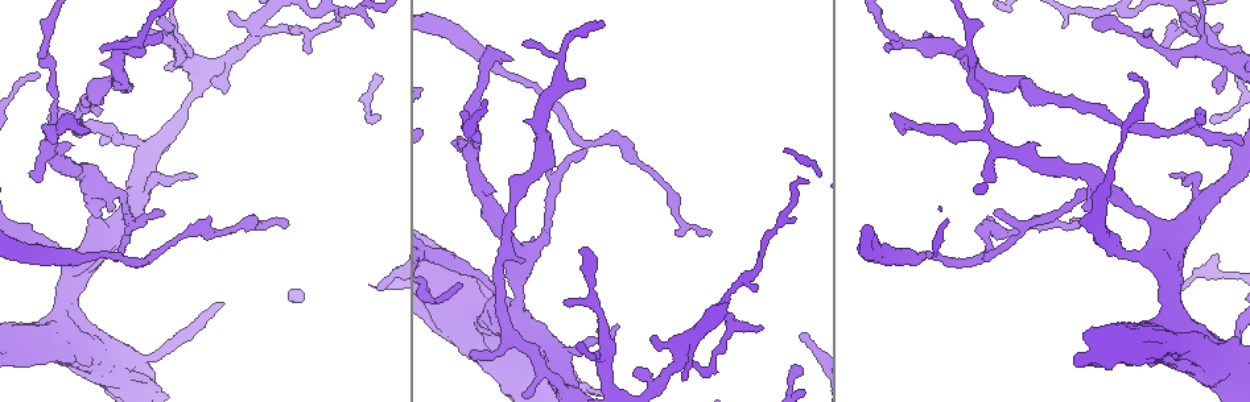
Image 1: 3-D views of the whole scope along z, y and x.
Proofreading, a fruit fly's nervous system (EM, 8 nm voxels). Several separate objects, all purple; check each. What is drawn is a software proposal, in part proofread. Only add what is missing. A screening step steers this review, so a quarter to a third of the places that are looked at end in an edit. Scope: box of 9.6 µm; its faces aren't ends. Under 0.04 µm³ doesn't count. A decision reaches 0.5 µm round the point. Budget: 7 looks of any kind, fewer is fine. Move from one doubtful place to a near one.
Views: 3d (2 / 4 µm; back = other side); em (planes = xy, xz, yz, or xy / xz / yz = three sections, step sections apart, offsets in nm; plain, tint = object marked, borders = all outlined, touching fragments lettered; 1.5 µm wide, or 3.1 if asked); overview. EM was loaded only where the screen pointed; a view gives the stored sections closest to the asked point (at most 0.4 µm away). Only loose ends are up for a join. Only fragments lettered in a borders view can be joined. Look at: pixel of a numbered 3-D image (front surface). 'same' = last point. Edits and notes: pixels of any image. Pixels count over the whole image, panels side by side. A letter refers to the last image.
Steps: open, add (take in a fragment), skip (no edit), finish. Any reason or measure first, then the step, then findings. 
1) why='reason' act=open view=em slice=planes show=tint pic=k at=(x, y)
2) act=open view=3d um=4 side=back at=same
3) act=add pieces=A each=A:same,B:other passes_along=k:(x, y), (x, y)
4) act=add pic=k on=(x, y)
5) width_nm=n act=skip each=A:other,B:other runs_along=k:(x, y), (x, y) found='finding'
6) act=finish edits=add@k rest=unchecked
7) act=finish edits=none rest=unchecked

why='free end' act=open view=em slice=yz step=8 show=tint pic=1 at=(981, 258)

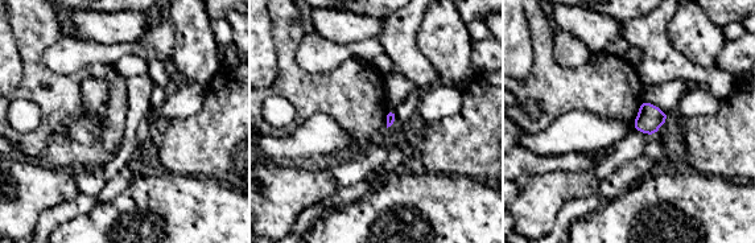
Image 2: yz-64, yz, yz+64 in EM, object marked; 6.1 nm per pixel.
act=open view=em slice=xy step=4 show=borders at=same

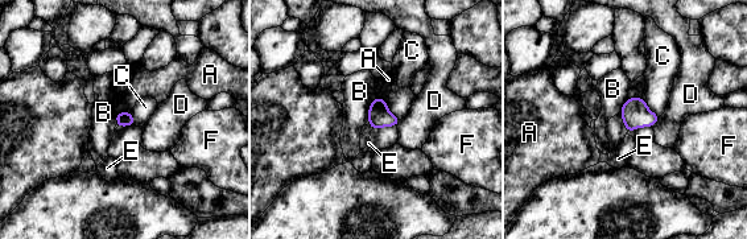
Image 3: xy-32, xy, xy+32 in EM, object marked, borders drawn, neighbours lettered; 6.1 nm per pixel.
act=skip each=A:other,B:other,C:other,D:other,E:other,F:other found='none of them fits'

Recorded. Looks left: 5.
why='tapers out' act=open view=em slice=planes show=borders pic=1 at=(889, 49)

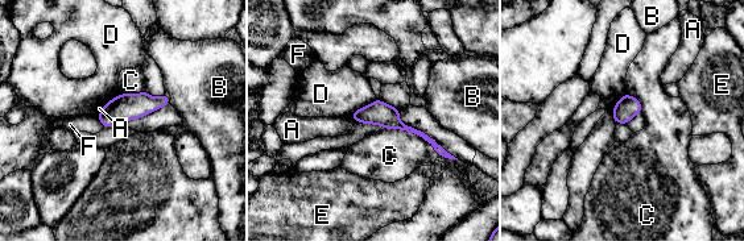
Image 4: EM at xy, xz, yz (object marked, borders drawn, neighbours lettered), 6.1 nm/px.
width_nm=140 act=skip each=A:other,B:other,C:other,D:other,E:other,F:other runs_along=4:(355, 116), (387, 116), (442, 153) found='none of them fits'

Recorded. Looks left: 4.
why='an open end' act=open view=em slice=xz step=4 show=tint pic=1 at=(228, 11)

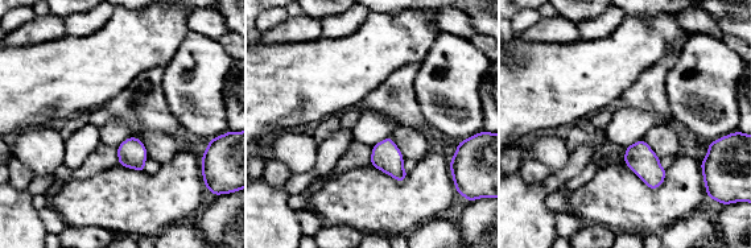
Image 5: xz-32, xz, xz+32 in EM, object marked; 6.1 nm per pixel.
act=open view=em slice=xz step=4 show=borders at=same

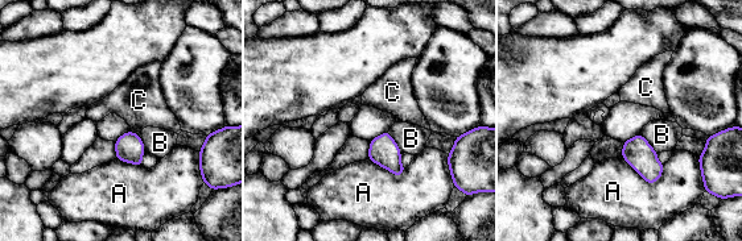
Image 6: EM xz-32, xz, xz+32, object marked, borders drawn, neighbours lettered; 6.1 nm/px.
width_nm=140 act=skip each=A:other,B:other,C:other found='none of them fits'

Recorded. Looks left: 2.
act=finish edits=none rest=unchecked

